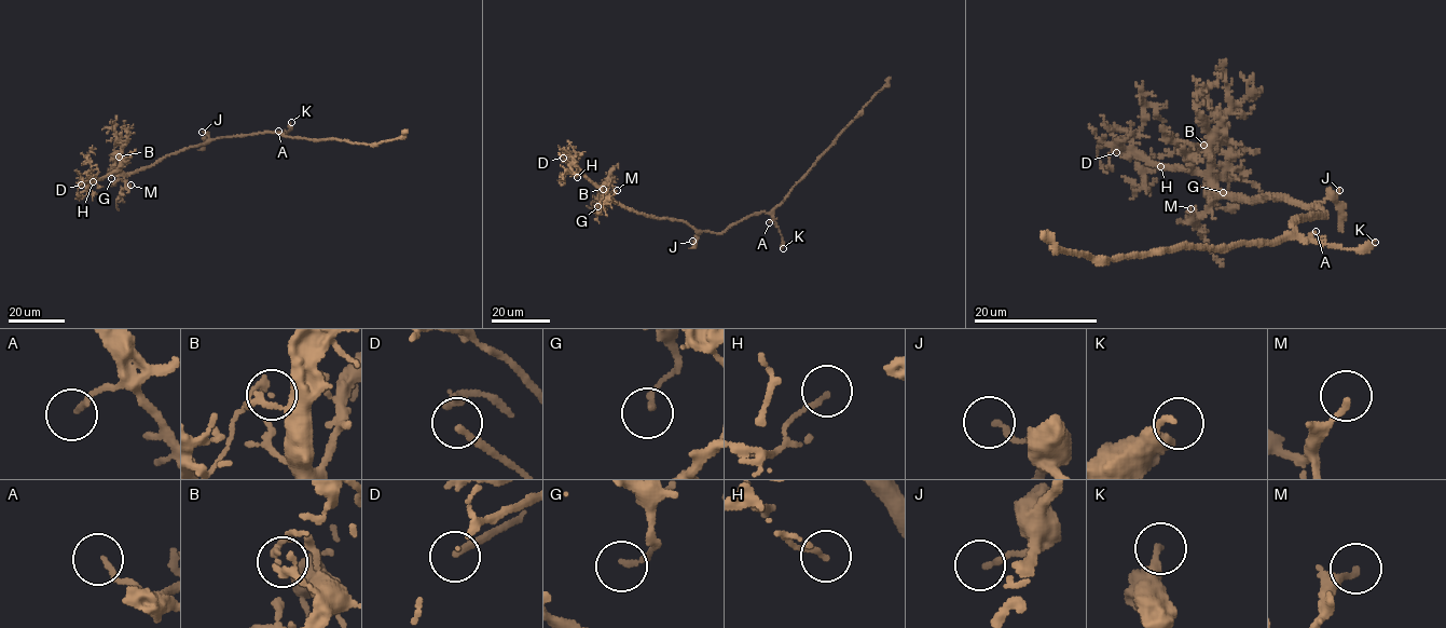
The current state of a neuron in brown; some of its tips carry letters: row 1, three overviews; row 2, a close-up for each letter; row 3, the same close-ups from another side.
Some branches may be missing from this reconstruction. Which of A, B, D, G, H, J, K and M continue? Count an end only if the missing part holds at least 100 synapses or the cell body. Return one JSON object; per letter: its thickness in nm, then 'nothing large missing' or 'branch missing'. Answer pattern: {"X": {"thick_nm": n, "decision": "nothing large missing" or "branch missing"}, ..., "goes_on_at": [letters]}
{"A": {"thick_nm": 160, "decision": "nothing large missing"}, "B": {"thick_nm": 120, "decision": "nothing large missing"}, "D": {"thick_nm": 200, "decision": "branch missing"}, "G": {"thick_nm": 160, "decision": "nothing large missing"}, "H": {"thick_nm": 120, "decision": "nothing large missing"}, "J": {"thick_nm": 180, "decision": "nothing large missing"}, "K": {"thick_nm": 220, "decision": "nothing large missing"}, "M": {"thick_nm": 150, "decision": "nothing large missing"}, "goes_on_at": ["D"]}

